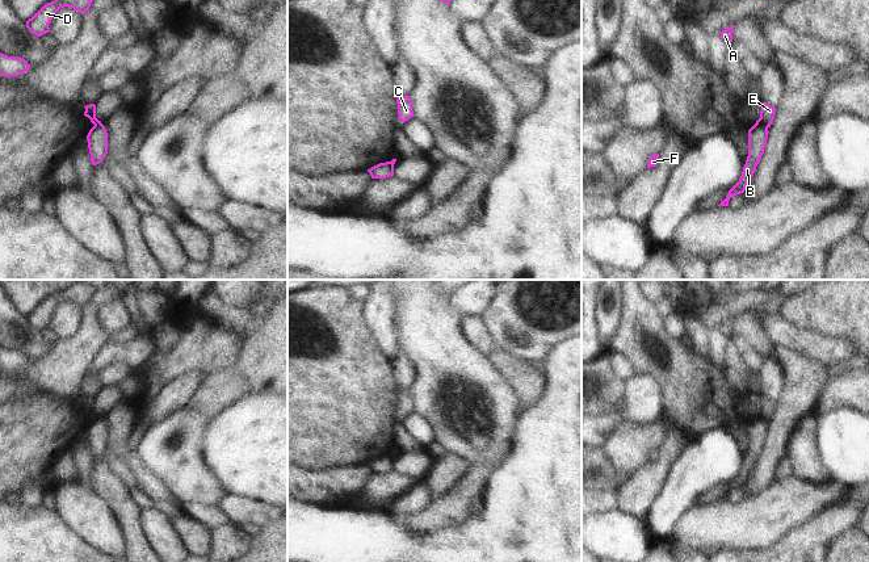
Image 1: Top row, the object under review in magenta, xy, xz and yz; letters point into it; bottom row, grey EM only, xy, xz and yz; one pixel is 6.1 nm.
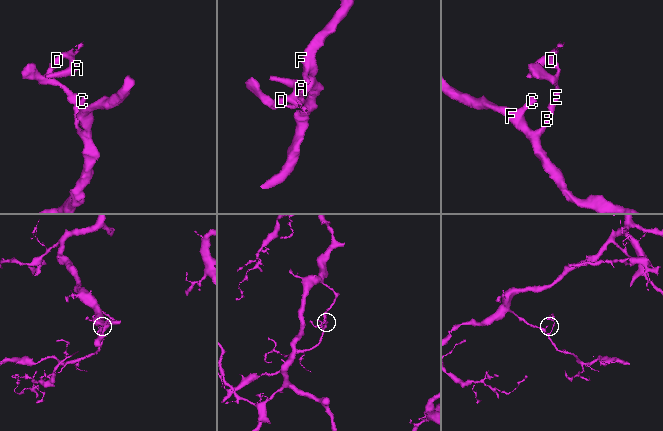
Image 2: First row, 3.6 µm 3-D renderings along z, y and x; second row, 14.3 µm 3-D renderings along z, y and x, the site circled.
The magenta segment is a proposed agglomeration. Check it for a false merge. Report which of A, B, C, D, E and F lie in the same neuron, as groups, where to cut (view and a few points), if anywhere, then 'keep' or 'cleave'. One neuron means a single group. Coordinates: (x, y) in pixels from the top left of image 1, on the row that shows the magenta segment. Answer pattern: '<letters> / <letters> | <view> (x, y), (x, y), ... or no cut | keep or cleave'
A D E / B C F | yz (756, 121), (767, 128) | cleave

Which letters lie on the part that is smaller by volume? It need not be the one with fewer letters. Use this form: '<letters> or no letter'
A, D, E

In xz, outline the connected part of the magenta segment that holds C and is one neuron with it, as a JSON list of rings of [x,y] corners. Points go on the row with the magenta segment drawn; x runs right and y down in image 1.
[[[398,95],[396,104],[400,122],[406,122],[413,117],[412,101],[408,96]]]

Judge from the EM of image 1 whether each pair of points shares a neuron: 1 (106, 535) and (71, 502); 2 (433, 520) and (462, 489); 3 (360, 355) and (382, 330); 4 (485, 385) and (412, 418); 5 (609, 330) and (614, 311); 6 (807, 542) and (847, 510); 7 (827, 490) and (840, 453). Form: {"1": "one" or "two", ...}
{"1": "one", "2": "one", "3": "two", "4": "two", "5": "one", "6": "one", "7": "two"}

